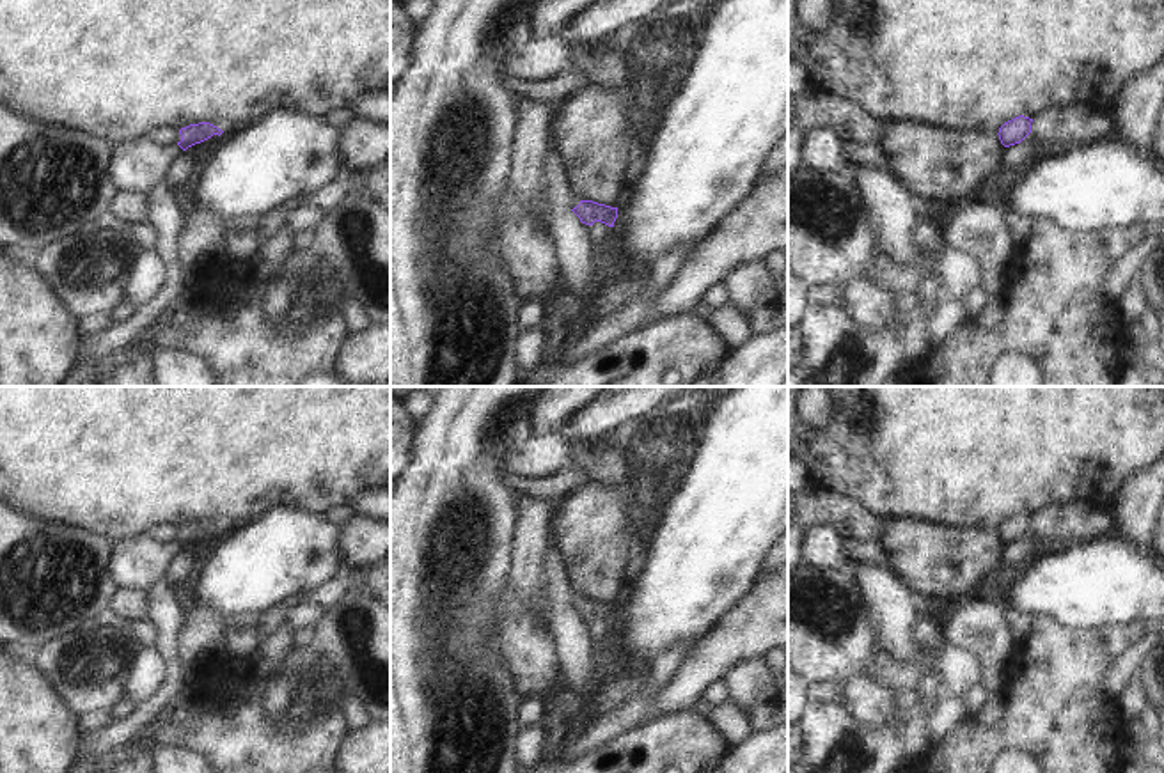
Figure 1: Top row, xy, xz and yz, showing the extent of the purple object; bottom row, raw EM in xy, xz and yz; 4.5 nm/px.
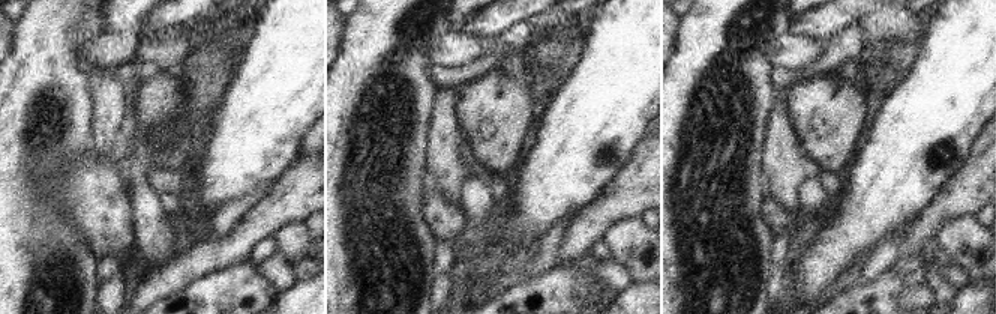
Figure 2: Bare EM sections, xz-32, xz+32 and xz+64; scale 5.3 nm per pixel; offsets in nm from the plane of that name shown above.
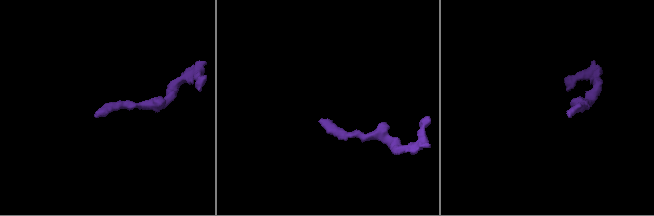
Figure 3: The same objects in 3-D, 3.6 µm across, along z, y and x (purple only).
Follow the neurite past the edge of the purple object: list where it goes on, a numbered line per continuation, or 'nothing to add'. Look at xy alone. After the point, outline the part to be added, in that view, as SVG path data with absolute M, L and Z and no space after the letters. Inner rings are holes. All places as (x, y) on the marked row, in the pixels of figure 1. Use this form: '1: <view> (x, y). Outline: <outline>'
1: xy (139, 165). Outline: M146 137L124 144L115 144L112 161L112 181L119 193L147 195L163 181L165 170L183 149L174 144L160 147Z

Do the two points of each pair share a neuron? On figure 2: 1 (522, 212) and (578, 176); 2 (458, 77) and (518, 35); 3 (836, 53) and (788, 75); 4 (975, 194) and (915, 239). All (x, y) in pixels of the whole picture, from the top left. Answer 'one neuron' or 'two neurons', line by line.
1: one neuron
2: one neuron
3: one neuron
4: one neuron

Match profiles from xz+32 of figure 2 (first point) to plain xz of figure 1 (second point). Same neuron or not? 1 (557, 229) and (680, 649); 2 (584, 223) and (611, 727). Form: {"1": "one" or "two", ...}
{"1": "one", "2": "one"}

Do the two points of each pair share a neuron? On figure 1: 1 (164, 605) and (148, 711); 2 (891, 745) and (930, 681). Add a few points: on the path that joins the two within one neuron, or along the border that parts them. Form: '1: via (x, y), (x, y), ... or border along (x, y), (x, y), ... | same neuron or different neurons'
1: via (167, 632), (171, 685) | same neuron
2: via (907, 729), (928, 697) | same neuron

